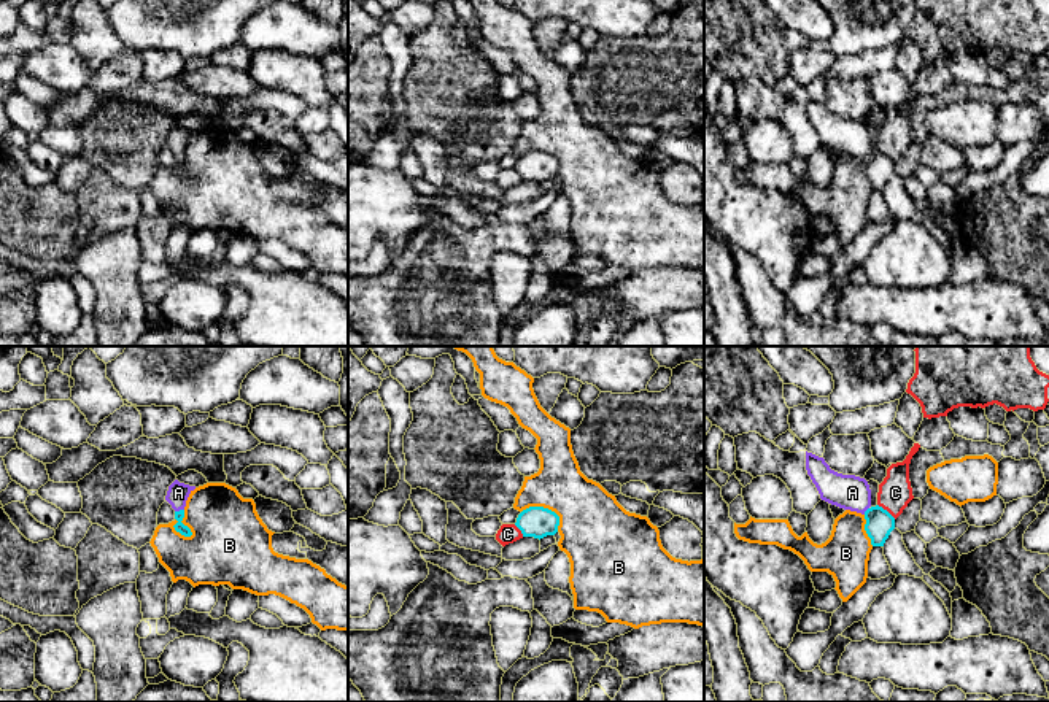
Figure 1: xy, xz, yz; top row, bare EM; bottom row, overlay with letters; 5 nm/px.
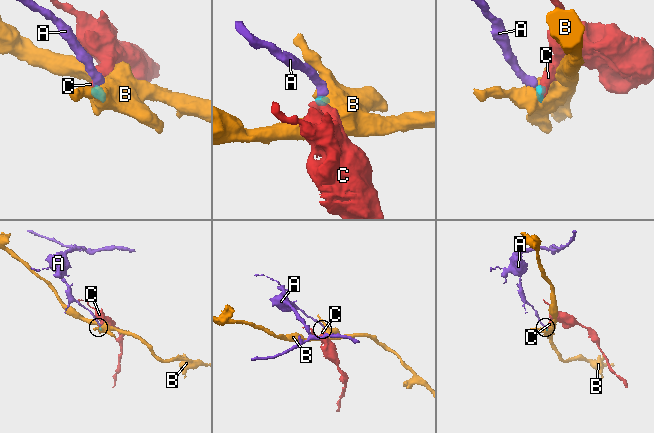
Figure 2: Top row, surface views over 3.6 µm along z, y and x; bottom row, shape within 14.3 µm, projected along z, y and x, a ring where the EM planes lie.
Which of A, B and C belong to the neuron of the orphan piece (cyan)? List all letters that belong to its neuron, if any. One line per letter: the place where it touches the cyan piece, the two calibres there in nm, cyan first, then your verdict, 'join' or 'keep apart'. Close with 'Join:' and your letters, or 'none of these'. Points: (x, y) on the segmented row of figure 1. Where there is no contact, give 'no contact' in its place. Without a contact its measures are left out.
A: contact xy (180, 510); calibres 50 and 110 nm; join
B: contact xy (183, 524); calibres 50 and 400 nm; keep apart
C: contact yz (886, 510); calibres 140 and 170 nm; keep apart
Join: A

